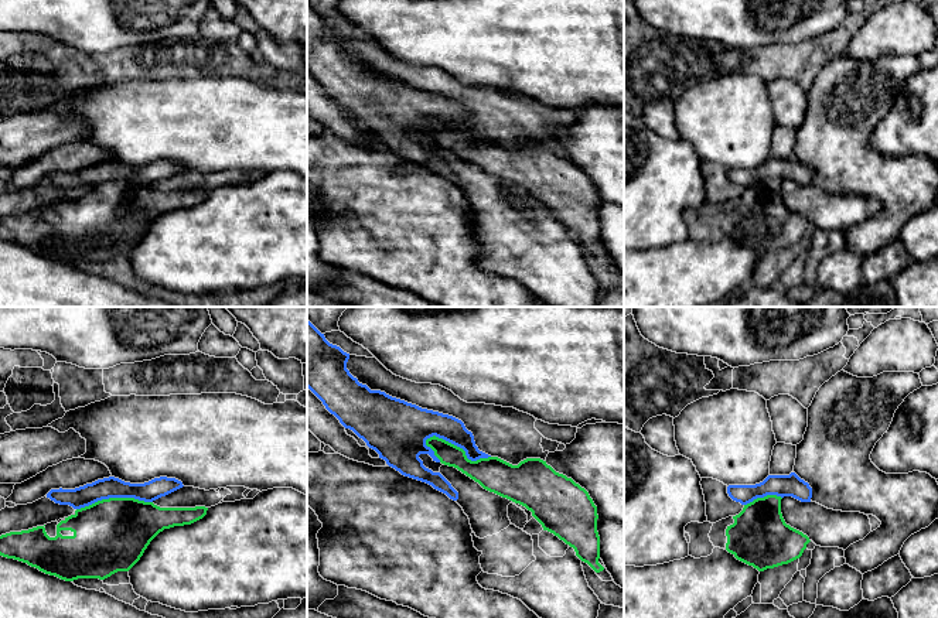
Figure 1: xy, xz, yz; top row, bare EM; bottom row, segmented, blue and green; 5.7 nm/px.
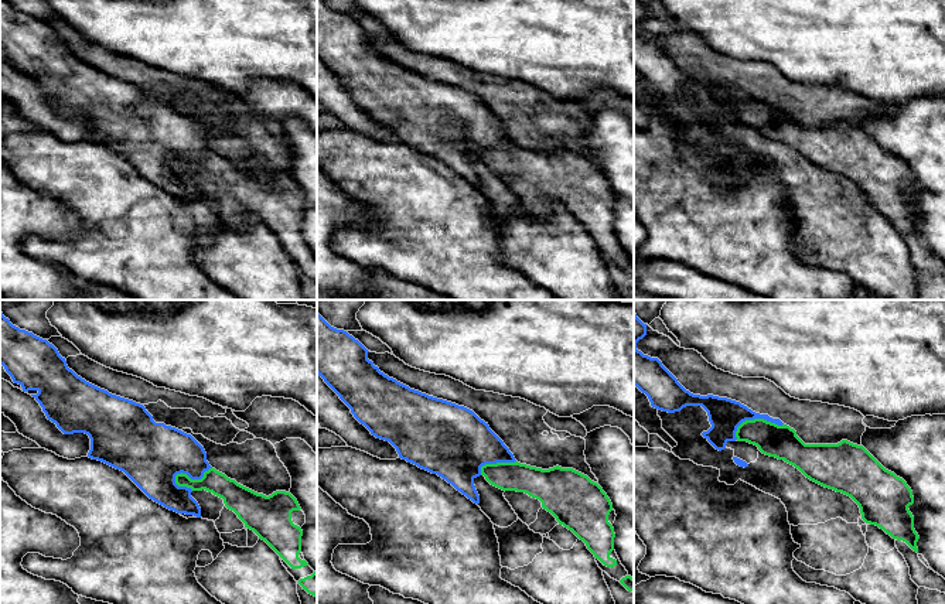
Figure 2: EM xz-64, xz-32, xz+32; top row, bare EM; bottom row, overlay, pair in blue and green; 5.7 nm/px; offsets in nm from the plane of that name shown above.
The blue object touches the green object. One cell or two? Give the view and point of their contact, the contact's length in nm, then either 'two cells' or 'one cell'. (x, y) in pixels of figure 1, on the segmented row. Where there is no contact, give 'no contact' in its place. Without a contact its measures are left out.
meets blue in xz at (459, 446); contact 380 nm long; two cells

